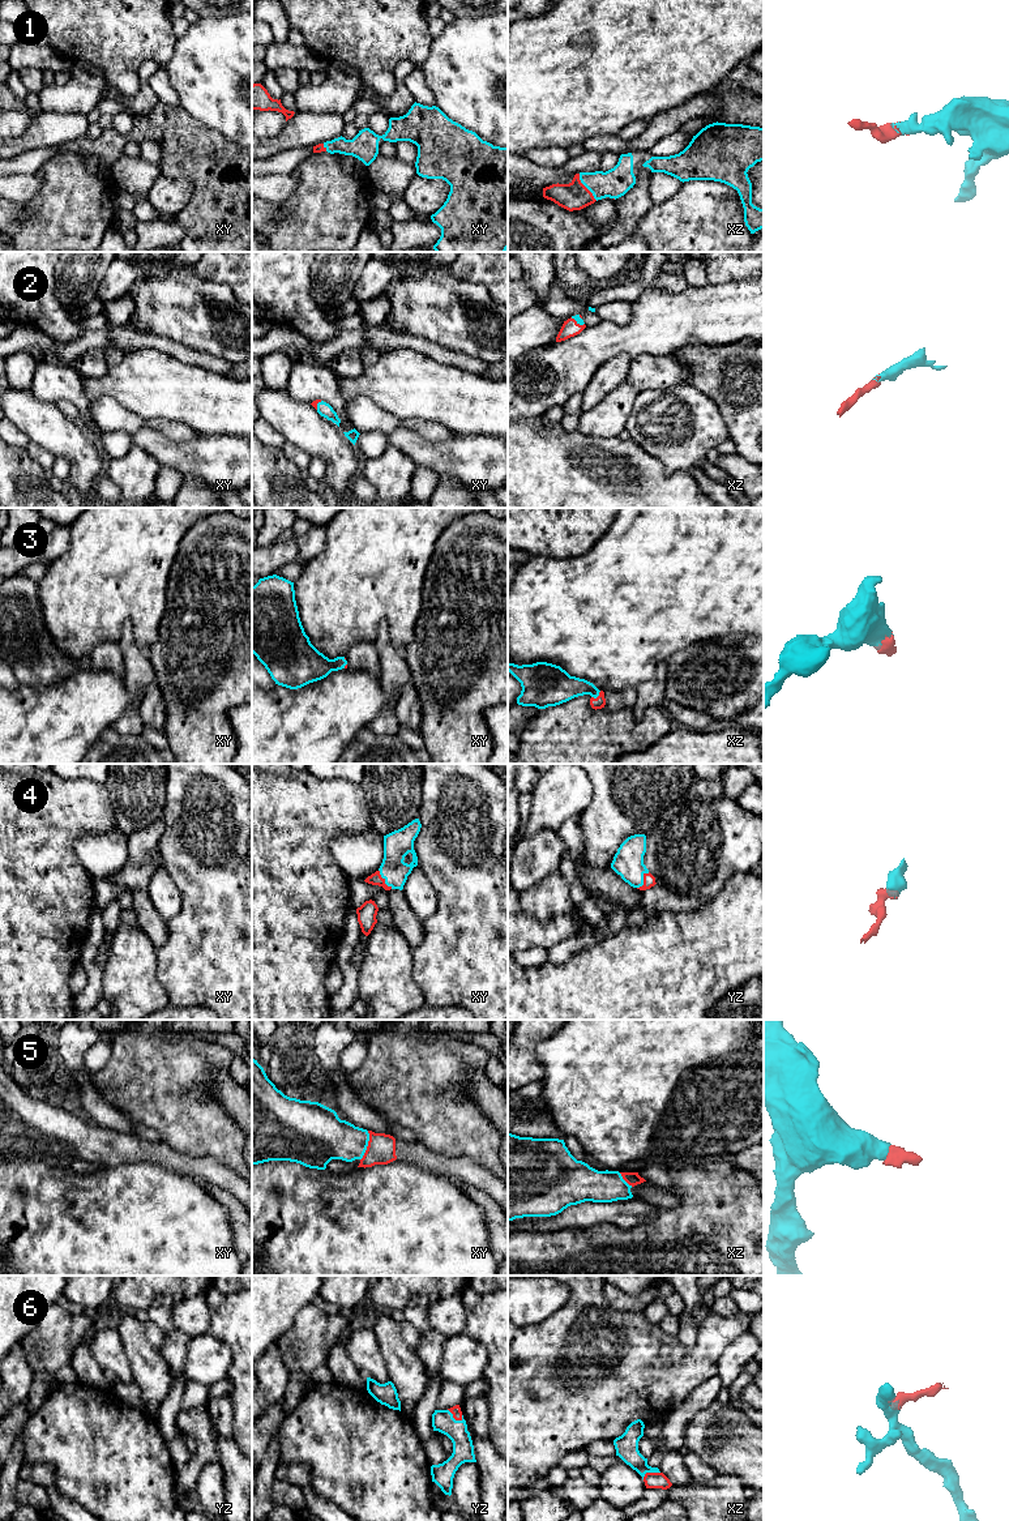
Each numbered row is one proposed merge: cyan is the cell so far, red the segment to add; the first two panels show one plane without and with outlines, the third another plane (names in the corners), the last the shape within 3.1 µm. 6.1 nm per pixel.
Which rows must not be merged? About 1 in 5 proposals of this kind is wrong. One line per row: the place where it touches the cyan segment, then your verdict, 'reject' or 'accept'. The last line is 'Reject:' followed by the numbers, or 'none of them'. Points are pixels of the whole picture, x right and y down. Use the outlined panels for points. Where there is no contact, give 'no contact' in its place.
1: xz (585, 186) | accept
2: xz (577, 321) | accept
3: xz (597, 696) | accept
4: xy (385, 880) | accept
5: xy (367, 1145) | accept
6: yz (453, 1418) | accept
Reject: none of them

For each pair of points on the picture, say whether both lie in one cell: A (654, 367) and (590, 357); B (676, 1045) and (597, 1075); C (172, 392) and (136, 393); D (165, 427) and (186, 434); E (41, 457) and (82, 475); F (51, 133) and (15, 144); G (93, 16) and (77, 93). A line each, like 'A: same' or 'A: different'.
A: different
B: same
C: same
D: same
E: different
F: same
G: different

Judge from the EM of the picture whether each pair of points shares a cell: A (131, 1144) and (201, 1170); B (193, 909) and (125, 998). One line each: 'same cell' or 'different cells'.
A: same cell
B: different cells

